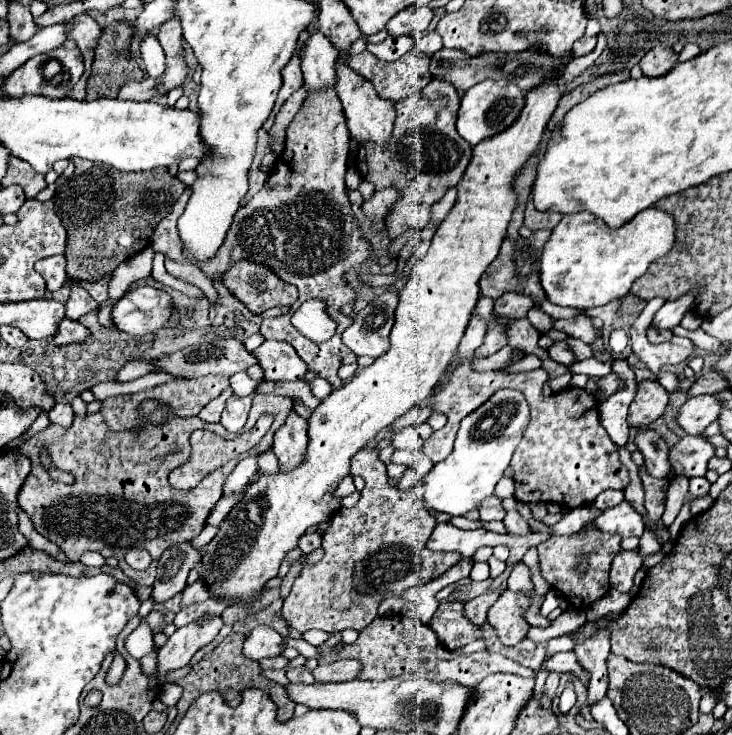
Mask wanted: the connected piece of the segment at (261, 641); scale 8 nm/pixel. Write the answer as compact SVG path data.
M257 626L243 644L243 654L251 660L277 656L283 650L283 636L269 626Z

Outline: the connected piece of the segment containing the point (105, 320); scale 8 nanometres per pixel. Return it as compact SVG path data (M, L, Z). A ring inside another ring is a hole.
M103 304L99 308L99 324L109 326L109 328L115 328L115 322L113 322L113 306L111 304Z

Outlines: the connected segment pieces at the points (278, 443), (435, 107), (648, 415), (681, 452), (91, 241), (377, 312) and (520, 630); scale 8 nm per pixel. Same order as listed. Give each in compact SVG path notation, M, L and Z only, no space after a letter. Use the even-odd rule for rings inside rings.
M291 410L285 424L275 432L273 452L277 454L281 468L295 468L295 464L303 460L305 448L307 448L307 420L299 416L295 410Z
M431 80L423 90L395 104L397 120L387 152L383 152L383 148L375 148L375 144L359 144L357 170L361 172L363 180L373 182L377 192L387 186L393 186L399 192L399 200L395 202L393 212L387 216L387 232L391 240L403 236L407 228L425 228L429 222L431 204L441 200L443 194L461 180L473 156L473 148L455 130L459 104L461 98L451 84Z
M643 380L639 384L637 396L629 406L627 422L631 426L649 426L655 422L669 404L669 392L655 380Z
M685 436L675 446L671 446L669 460L673 468L679 468L679 476L705 476L709 460L715 456L715 446L707 436Z
M83 158L71 160L75 164L75 174L55 182L55 210L67 230L67 276L95 282L147 248L151 232L171 210L171 204L175 204L185 186L177 178L171 178L167 168L119 172Z
M389 290L355 314L353 324L343 332L343 344L357 356L379 358L389 348L389 332L393 326L393 312L397 306L397 292Z
M503 590L499 600L491 606L487 620L491 626L495 626L501 642L505 646L513 646L521 642L527 632L529 632L529 622L525 620L525 612L531 606L533 598L523 592L513 592L513 590Z

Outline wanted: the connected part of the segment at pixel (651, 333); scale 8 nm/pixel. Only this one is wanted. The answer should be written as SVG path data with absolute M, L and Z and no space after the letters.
M649 328L649 330L647 330L647 340L649 340L651 344L669 342L671 338L673 338L673 332L671 332L671 330L665 330L665 332L657 332L657 330L653 330L653 328Z

